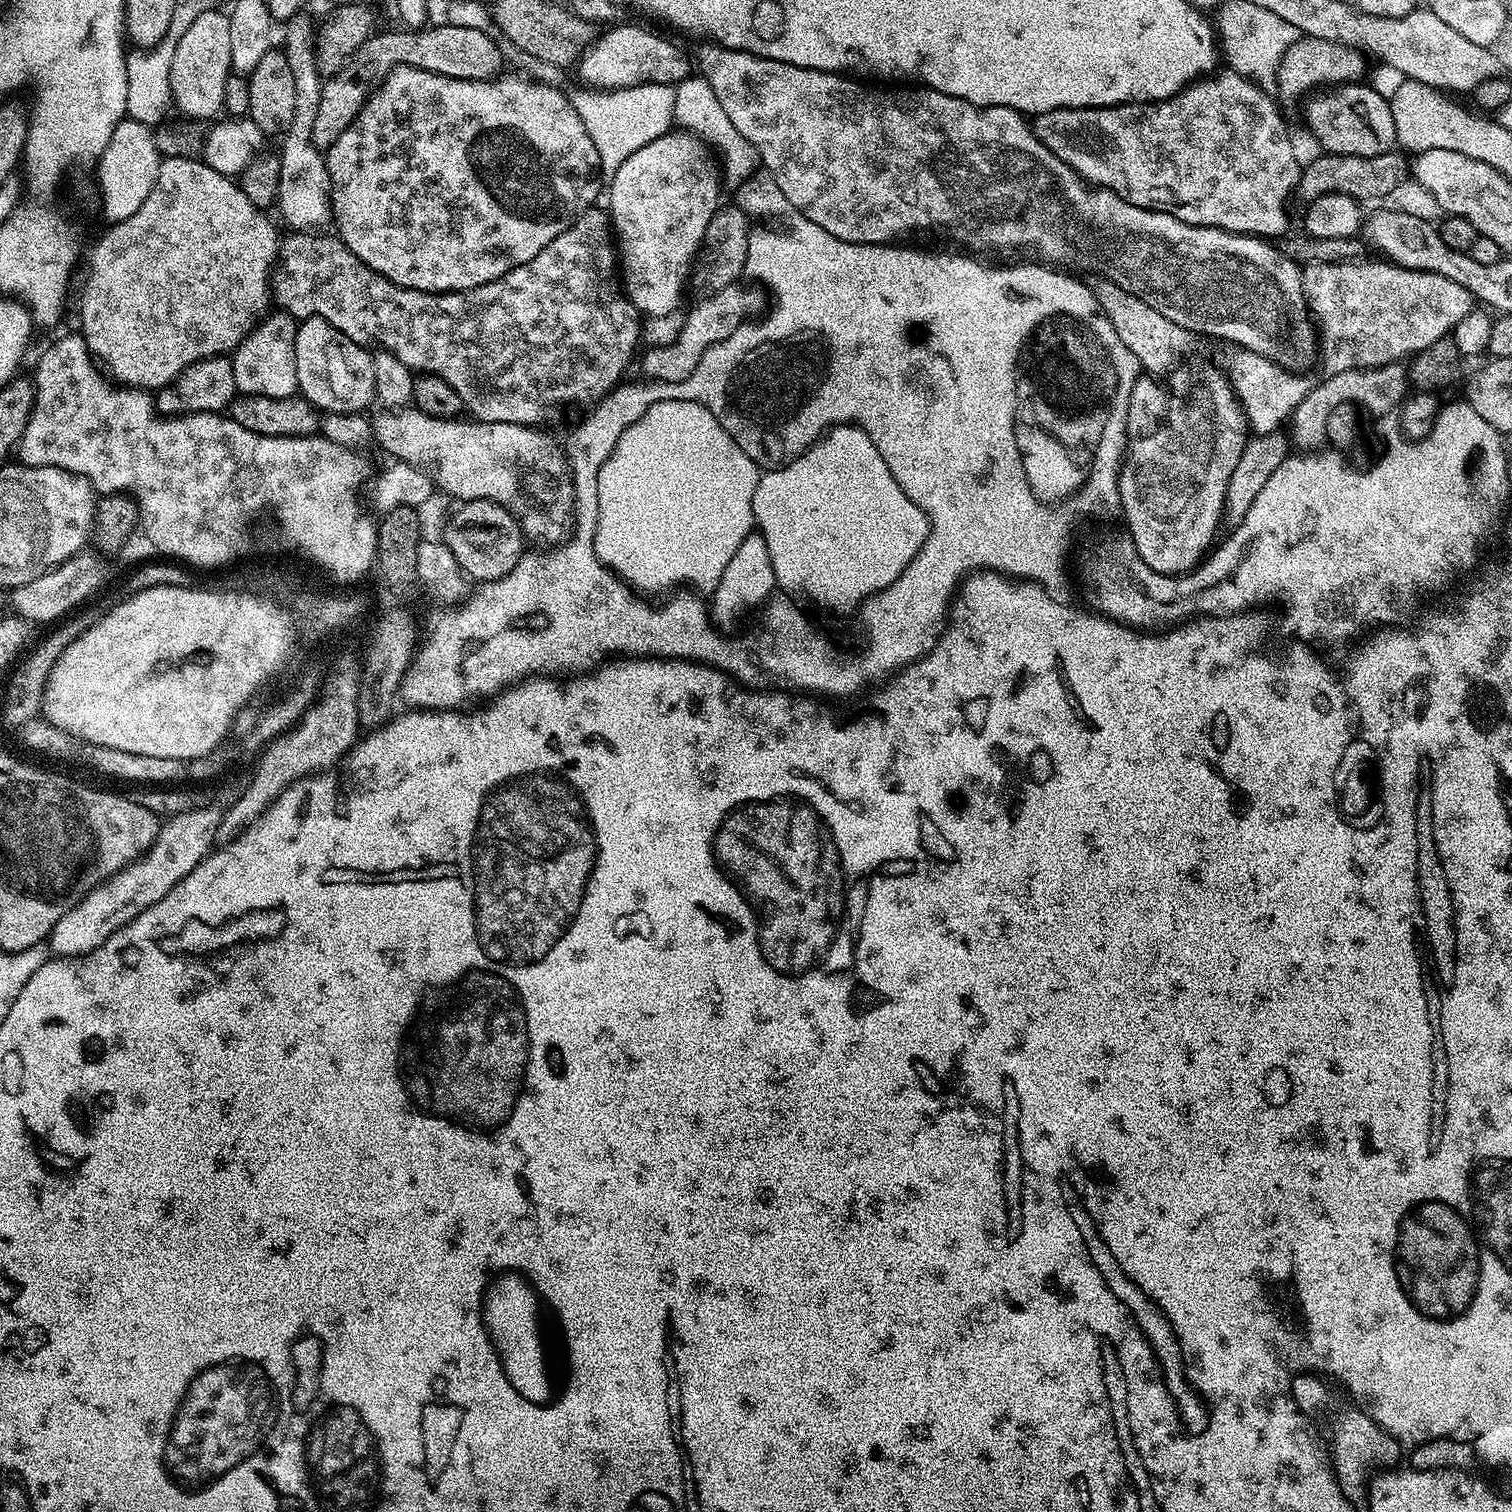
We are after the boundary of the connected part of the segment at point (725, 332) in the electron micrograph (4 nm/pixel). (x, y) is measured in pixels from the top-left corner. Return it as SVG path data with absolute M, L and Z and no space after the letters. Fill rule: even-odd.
M734 283L705 295L703 297L705 300L698 301L689 312L686 312L678 334L670 343L657 344L647 349L649 352L645 354L640 368L652 379L649 381L672 386L676 382L688 380L690 374L694 374L694 366L702 362L702 354L706 354L711 344L730 338L730 334L734 334L734 330L738 330L740 324L745 323L753 314L759 313L756 311L760 307L761 309L765 307L763 291L751 292L748 288L740 287L739 283Z

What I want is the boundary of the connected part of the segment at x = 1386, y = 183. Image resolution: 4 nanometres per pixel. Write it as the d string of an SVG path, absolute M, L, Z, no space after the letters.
M1393 150L1383 152L1377 156L1347 156L1346 154L1334 154L1324 152L1313 158L1309 164L1303 165L1300 173L1300 183L1296 185L1295 195L1301 196L1304 202L1311 202L1316 198L1322 198L1324 194L1346 194L1350 198L1367 202L1367 200L1384 200L1392 196L1404 184L1404 179L1410 176L1410 160L1403 151Z

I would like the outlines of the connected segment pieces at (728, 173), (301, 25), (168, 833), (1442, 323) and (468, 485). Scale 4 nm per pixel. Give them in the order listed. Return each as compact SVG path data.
M694 74L675 85L673 121L681 129L695 133L711 147L716 146L720 150L722 182L727 189L728 187L732 190L738 189L752 174L754 176L757 173L761 165L757 148L746 141L746 138L734 128L726 110L719 105L714 90L704 77Z
M297 14L285 23L282 51L294 76L296 97L294 116L285 132L280 161L279 194L277 207L293 231L319 231L331 225L331 184L325 155L312 143L315 115L321 98L322 76L317 70L314 30L304 14Z
M216 806L169 815L161 823L156 840L140 859L127 864L115 876L100 883L94 891L87 892L76 907L58 918L50 937L51 955L56 958L85 956L87 952L102 946L106 938L129 924L135 916L142 914L142 910L166 898L170 889L182 882L182 878L186 878L186 874L190 874L194 866L201 864L208 855L216 840L221 815L221 809L216 809Z
M1391 262L1364 263L1310 264L1302 272L1304 298L1308 301L1311 319L1322 337L1322 364L1324 360L1325 366L1333 373L1407 361L1426 346L1438 342L1438 338L1451 334L1458 322L1474 310L1470 290L1458 286L1458 282L1450 282L1450 278L1442 278L1442 274L1410 270Z
M409 406L403 410L380 410L380 413L376 417L371 417L372 425L372 439L376 444L380 443L386 451L392 455L393 461L402 464L412 464L416 468L422 468L428 473L433 485L437 489L440 488L448 496L453 496L456 502L465 502L474 499L486 499L492 503L498 503L502 505L509 512L510 515L517 520L520 524L520 528L525 537L529 541L532 540L533 545L536 546L560 546L565 540L569 539L570 533L568 532L572 528L572 511L575 510L576 504L578 505L578 497L576 494L576 484L574 483L574 477L572 469L568 466L568 457L565 449L552 436L547 436L546 433L540 432L537 427L529 426L526 424L511 424L510 422L490 422L489 424L483 422L473 422L471 419L464 420L465 418L457 418L455 420L438 420L433 416L427 416L425 412L418 411L414 406Z

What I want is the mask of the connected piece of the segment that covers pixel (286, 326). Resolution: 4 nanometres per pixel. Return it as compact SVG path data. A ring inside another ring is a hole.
M285 312L273 314L259 321L231 355L235 386L241 395L282 398L299 391L295 358L297 321Z

